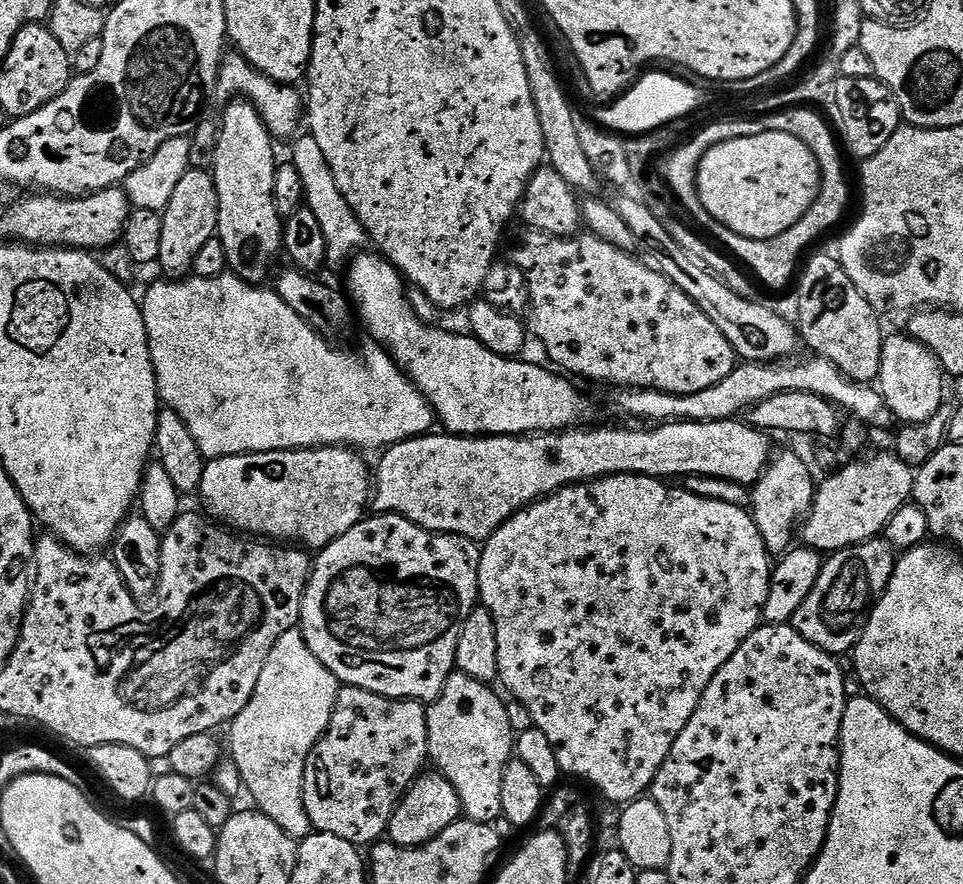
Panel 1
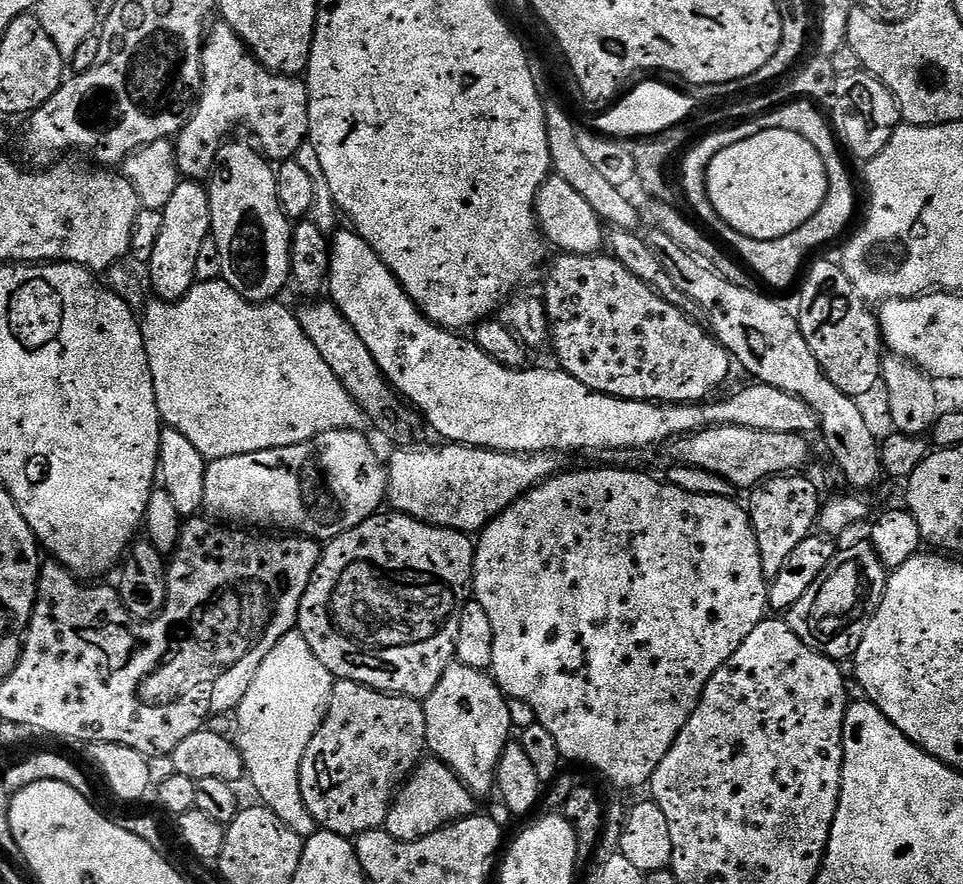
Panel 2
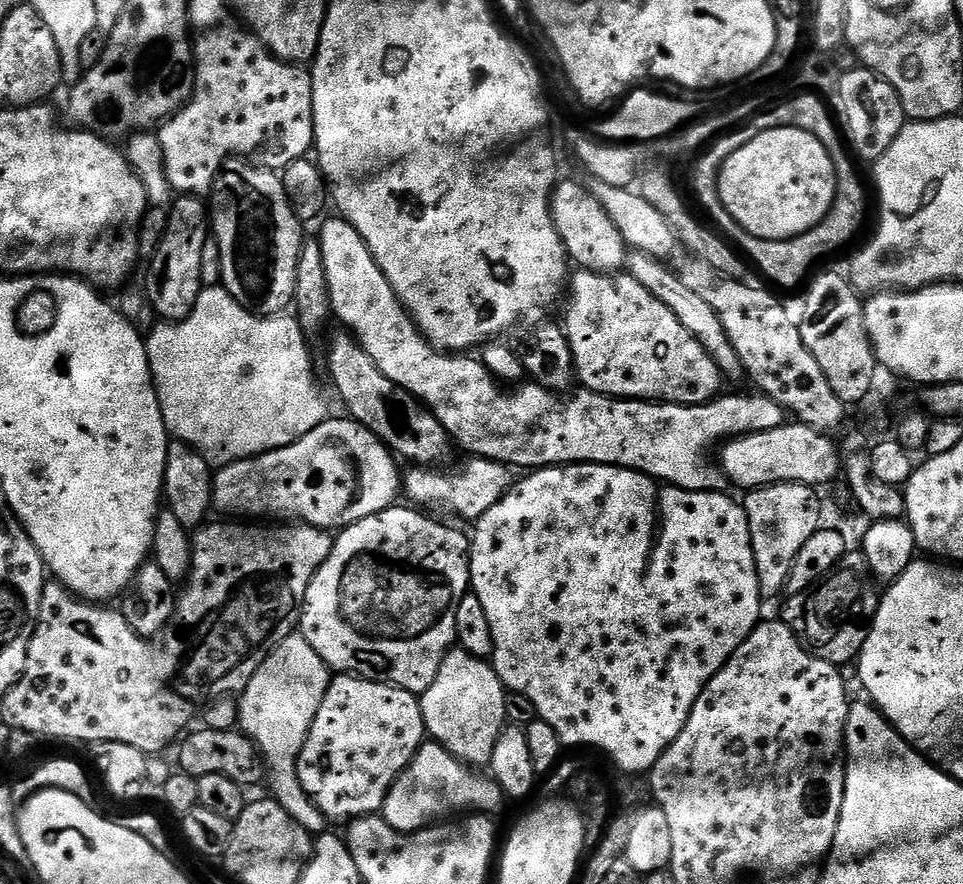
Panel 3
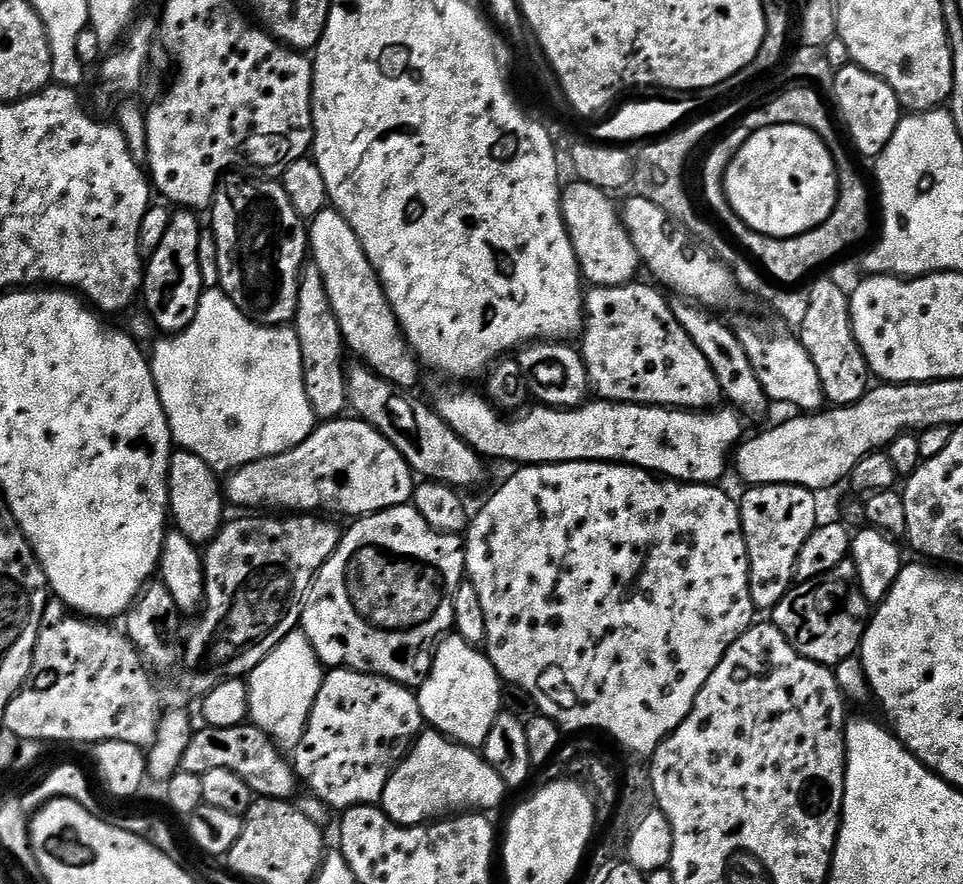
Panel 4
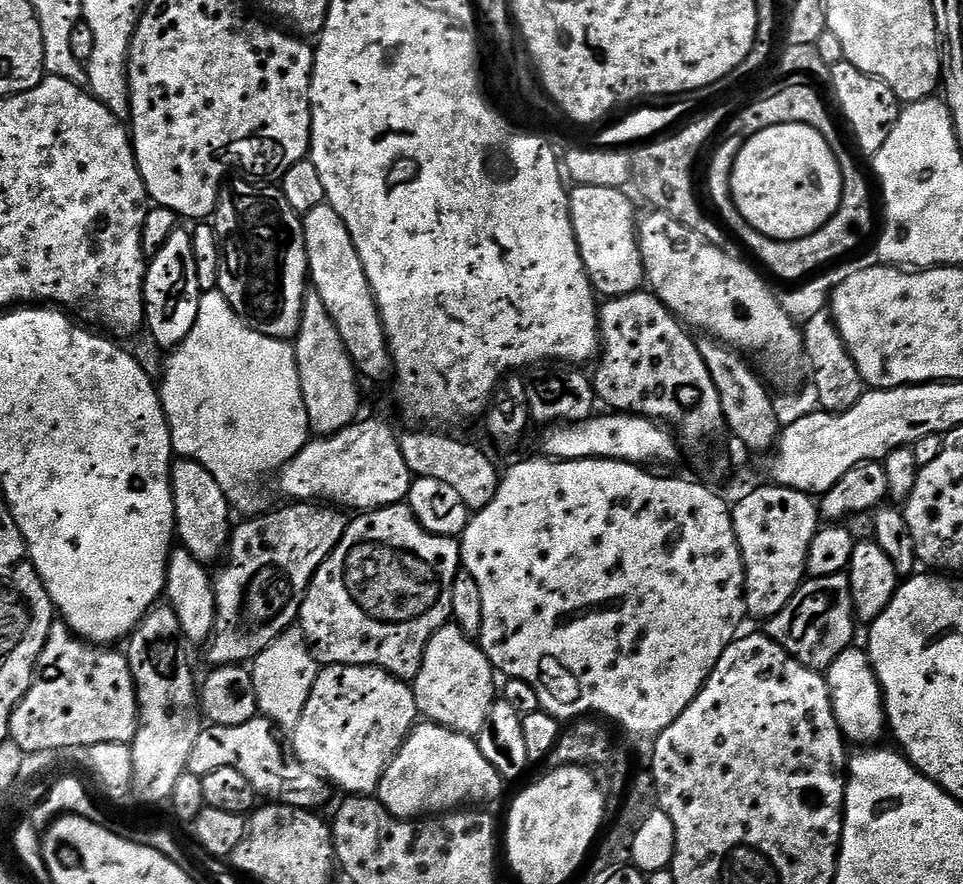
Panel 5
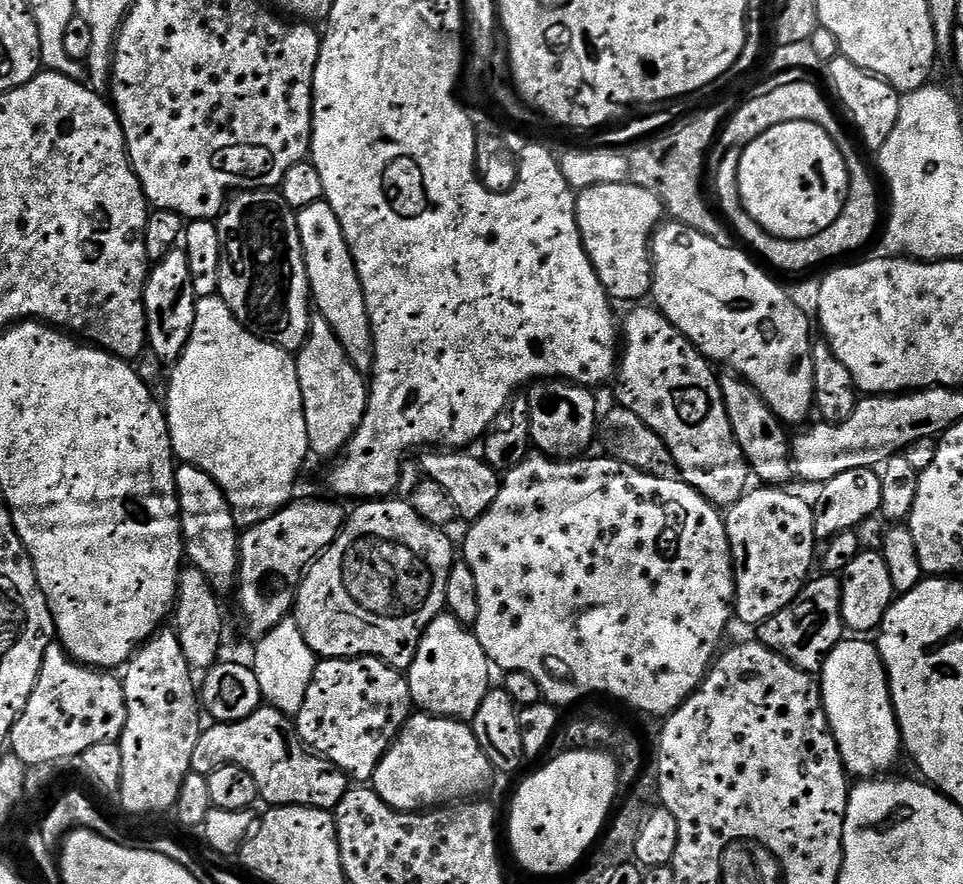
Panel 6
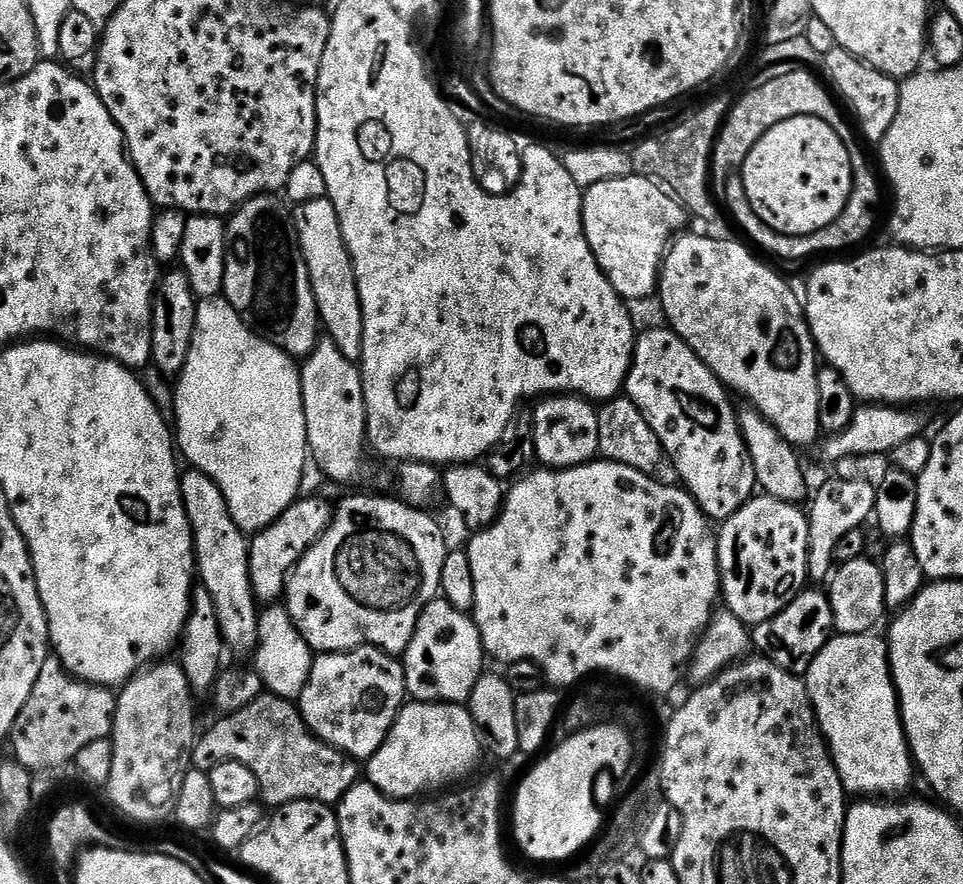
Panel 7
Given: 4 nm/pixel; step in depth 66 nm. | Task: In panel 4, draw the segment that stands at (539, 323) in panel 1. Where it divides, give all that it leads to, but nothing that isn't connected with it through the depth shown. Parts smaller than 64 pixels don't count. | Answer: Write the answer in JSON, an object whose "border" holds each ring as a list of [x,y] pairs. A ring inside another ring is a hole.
{"border":[[[640,283],[587,289],[578,351],[584,358],[591,391],[613,404],[711,409],[722,393],[714,370],[710,370],[710,362],[706,362],[706,354],[702,354],[702,350],[690,342],[690,334],[678,326],[678,318],[674,318],[665,293],[651,283]]]}

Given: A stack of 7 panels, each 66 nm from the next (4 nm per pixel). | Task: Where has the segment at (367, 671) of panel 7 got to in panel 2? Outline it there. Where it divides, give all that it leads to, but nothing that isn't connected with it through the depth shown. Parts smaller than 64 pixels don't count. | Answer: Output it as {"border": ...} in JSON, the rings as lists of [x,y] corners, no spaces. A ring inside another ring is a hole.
{"border":[[[336,680],[332,685],[330,702],[328,703],[328,709],[324,715],[322,726],[318,726],[314,738],[310,738],[310,746],[306,746],[306,754],[302,758],[300,789],[302,790],[302,798],[306,802],[306,810],[310,810],[310,814],[316,819],[317,825],[323,831],[333,832],[339,836],[355,838],[364,832],[375,832],[383,829],[386,818],[388,817],[388,807],[392,805],[398,789],[411,776],[412,769],[420,763],[422,757],[425,755],[427,743],[426,714],[424,713],[424,705],[419,699],[411,696],[397,696],[391,692],[379,692],[353,680]]]}

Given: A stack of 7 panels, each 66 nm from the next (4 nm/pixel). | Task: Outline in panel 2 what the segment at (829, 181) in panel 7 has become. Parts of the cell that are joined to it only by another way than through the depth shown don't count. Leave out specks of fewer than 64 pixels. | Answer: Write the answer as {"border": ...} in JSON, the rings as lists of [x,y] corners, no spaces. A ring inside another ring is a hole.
{"border":[[[790,130],[753,131],[750,138],[718,153],[708,164],[708,197],[734,230],[755,240],[777,240],[802,226],[822,206],[827,194],[822,154]]]}

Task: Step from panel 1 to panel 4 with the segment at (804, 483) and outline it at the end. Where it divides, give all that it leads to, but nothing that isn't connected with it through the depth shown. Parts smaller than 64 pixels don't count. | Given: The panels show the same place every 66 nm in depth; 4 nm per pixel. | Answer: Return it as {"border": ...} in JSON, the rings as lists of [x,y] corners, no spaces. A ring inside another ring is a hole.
{"border":[[[762,484],[747,491],[739,505],[750,562],[750,594],[758,610],[771,610],[793,588],[798,554],[802,554],[806,538],[818,526],[817,493],[797,484]]]}

